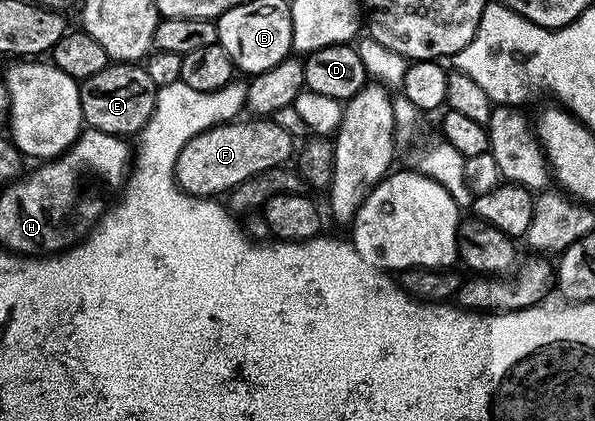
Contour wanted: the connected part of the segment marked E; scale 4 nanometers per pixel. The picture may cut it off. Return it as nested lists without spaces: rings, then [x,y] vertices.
[[[111,62],[97,76],[89,76],[80,85],[83,121],[92,130],[120,136],[138,135],[153,116],[157,87],[149,77],[146,65],[134,62]]]

